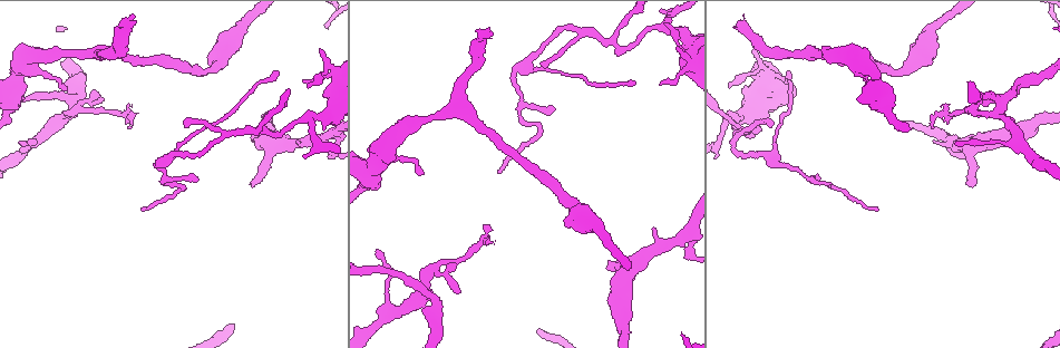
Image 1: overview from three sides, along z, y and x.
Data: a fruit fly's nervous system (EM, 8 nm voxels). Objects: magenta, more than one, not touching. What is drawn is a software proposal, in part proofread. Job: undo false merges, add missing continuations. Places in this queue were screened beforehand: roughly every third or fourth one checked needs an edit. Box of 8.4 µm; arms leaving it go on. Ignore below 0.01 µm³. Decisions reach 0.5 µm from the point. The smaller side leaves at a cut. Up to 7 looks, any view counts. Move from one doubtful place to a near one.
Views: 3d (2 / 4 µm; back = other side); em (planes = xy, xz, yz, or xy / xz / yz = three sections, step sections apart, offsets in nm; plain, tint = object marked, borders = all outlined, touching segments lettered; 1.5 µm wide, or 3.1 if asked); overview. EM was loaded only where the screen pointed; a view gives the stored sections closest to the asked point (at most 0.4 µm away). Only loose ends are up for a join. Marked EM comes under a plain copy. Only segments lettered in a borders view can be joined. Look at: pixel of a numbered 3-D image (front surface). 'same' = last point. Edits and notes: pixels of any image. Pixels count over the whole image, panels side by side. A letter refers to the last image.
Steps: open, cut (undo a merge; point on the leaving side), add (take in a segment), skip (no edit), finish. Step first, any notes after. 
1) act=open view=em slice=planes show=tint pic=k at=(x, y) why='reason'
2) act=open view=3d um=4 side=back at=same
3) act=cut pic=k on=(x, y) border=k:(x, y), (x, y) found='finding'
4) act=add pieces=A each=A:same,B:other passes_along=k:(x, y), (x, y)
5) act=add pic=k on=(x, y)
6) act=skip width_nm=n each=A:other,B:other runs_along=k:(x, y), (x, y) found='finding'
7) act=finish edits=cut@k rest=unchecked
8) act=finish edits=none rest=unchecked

act=open view=3d um=2 pic=1 at=(552, 109) why='tapers out'

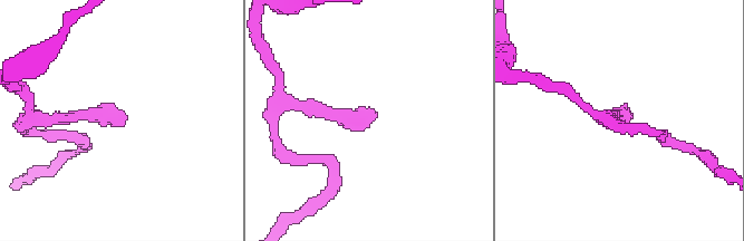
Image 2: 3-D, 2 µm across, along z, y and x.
act=open view=em slice=planes show=tint pic=2 at=(371, 110) why='now the EM'

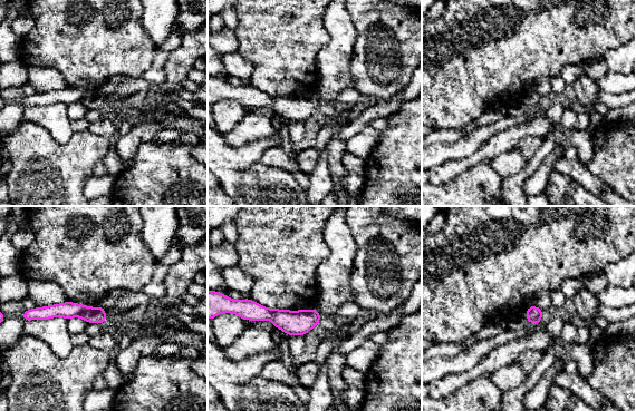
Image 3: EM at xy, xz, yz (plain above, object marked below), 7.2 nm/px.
act=open view=em slice=planes show=borders at=same why='see the neighbours'

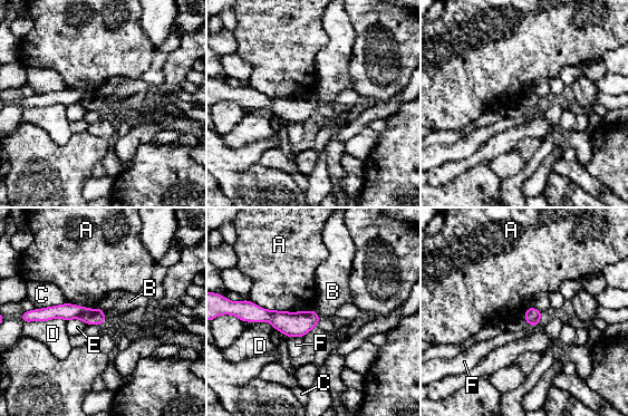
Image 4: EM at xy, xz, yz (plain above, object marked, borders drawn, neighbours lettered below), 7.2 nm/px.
act=skip longest_contact=A:480nm each=A:other,B:other,C:other,D:other,E:other,F:other runs_along=4:(247, 309), (278, 319), (316, 319) found='none of them fits'

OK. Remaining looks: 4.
act=open view=3d um=4 pic=1 at=(733, 117) why='small branch off a trunk'

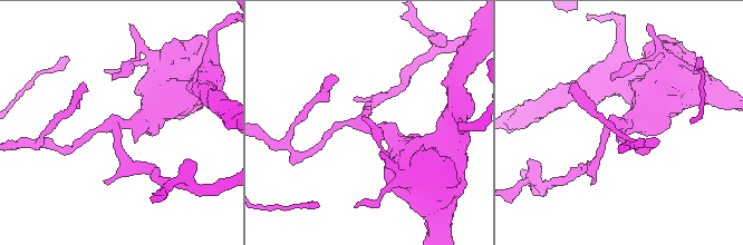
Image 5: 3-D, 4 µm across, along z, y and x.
act=open view=em slice=planes show=tint pic=5 at=(363, 124) arms=3 why='shape alone is not enough'

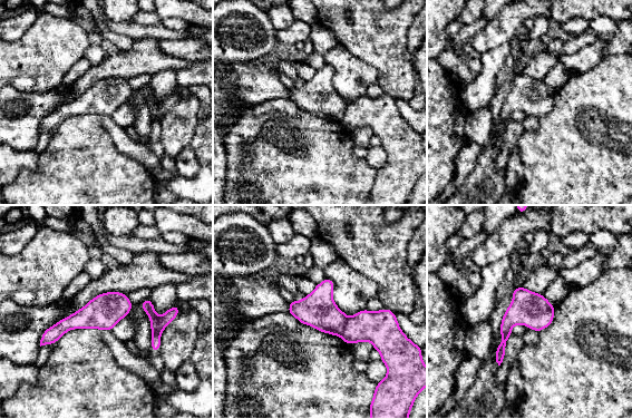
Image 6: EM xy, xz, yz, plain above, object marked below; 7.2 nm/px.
act=open view=em slice=planes show=borders at=same

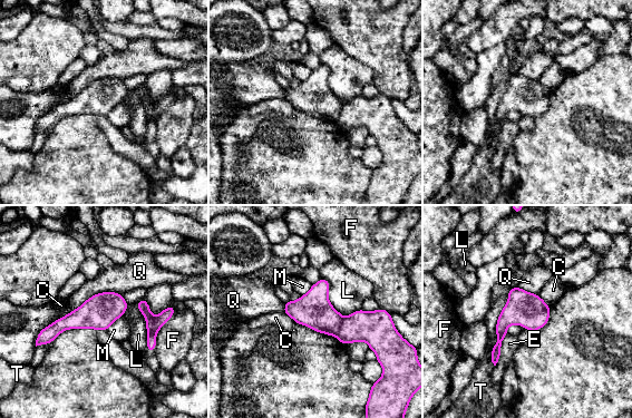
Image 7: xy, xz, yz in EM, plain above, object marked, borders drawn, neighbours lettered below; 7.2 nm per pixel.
act=cut pic=7 on=(313, 309) width_nm=240 each=C:other,E:other,F:other,L:other,M:other,Q:other,T:other border=7:(343, 319), (334, 334) found='a second neuron is stuck on'

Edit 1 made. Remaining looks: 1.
act=finish edits=cut@7 rest=unchecked

